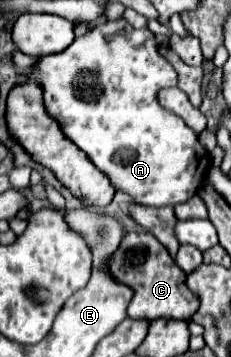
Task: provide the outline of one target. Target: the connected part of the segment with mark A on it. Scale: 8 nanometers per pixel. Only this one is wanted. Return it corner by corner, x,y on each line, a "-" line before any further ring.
126,19
104,21
86,35
76,37
68,49
56,55
36,57
36,65
24,77
42,87
48,115
72,143
80,145
78,149
88,155
96,169
108,175
114,189
150,207
174,207
196,195
210,167
210,155
200,145
198,135
184,125
184,119
176,117
176,113
168,113
168,109
156,101
156,89
174,87
178,83
178,73
168,65
168,59
158,53
158,43
150,29
134,29

